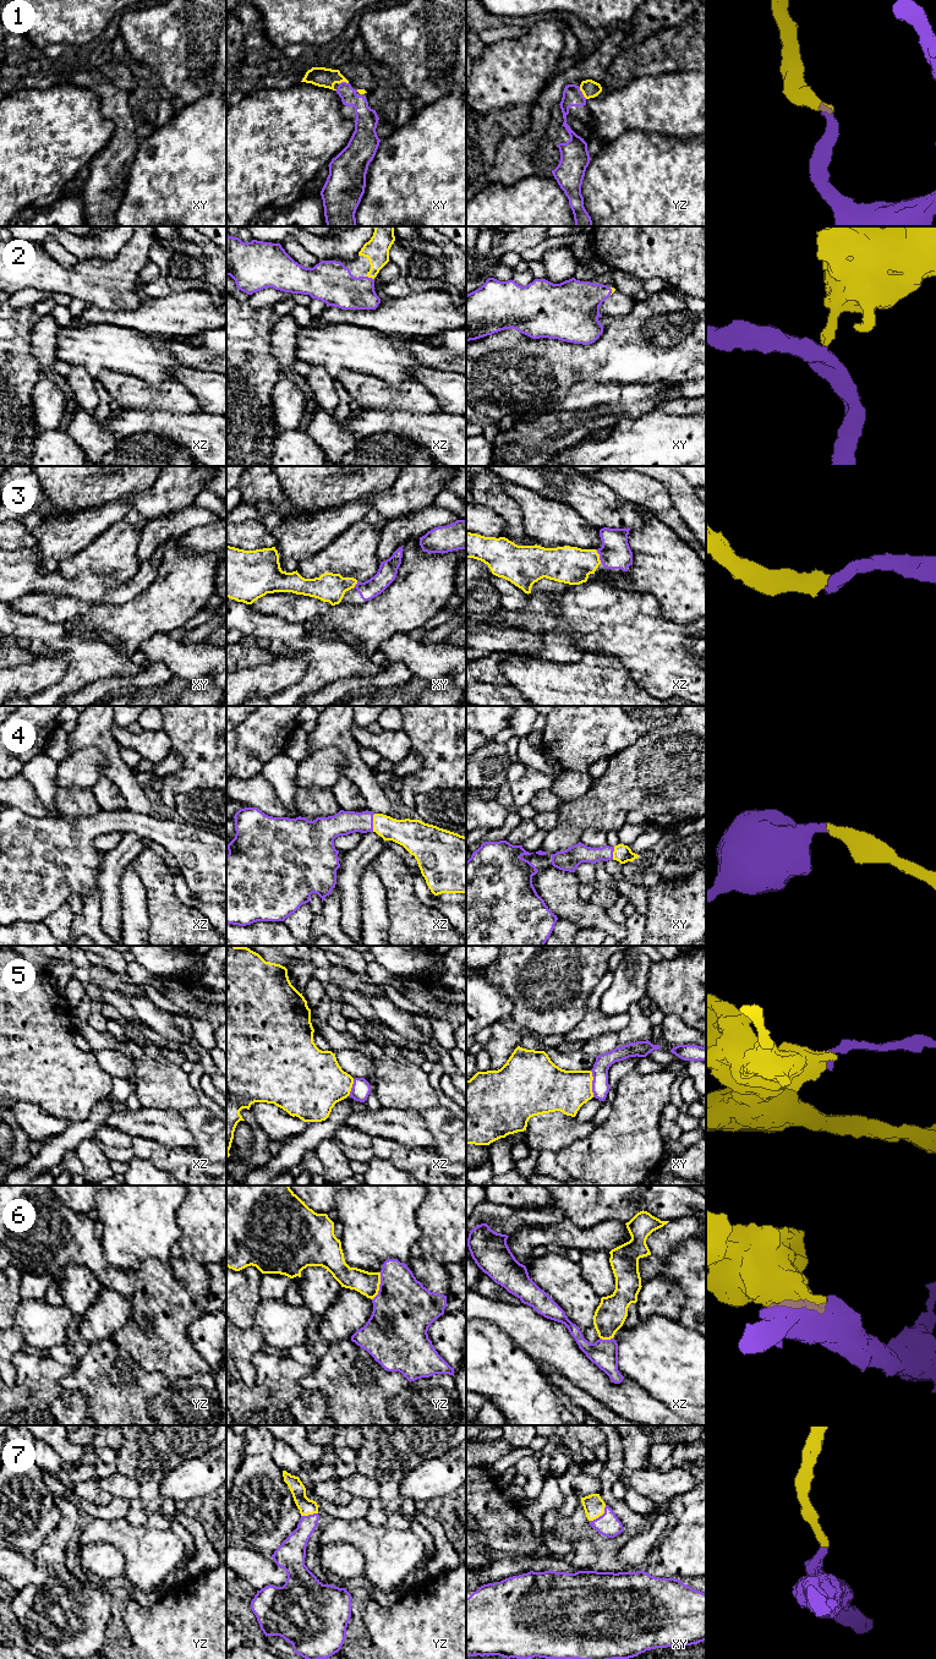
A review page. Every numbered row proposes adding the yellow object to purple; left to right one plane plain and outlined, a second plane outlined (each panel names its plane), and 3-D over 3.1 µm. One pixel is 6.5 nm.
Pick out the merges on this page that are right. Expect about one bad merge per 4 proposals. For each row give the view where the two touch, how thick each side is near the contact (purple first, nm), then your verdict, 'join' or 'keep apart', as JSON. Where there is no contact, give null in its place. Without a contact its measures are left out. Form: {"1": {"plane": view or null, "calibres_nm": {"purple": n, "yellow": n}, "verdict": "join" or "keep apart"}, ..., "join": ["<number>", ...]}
{"1": {"plane": "yz", "calibres_nm": {"purple": 130, "yellow": 120}, "verdict": "join"}, "2": {"plane": "xz", "calibres_nm": {"purple": 280, "yellow": 160}, "verdict": "join"}, "3": {"plane": "xz", "calibres_nm": {"purple": 200, "yellow": 240}, "verdict": "join"}, "4": {"plane": "xz", "calibres_nm": {"purple": 160, "yellow": 180}, "verdict": "join"}, "5": {"plane": "xy", "calibres_nm": {"purple": 110, "yellow": 280}, "verdict": "keep apart"}, "6": {"plane": "yz", "calibres_nm": {"purple": 400, "yellow": 160}, "verdict": "join"}, "7": {"plane": "xy", "calibres_nm": {"purple": 150, "yellow": 140}, "verdict": "join"}, "join": ["1", "2", "3", "4", "6", "7"]}

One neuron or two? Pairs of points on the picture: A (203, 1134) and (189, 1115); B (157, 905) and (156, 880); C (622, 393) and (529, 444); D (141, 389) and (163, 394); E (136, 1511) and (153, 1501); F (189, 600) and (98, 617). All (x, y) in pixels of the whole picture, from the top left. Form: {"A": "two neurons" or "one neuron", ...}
{"A": "one neuron", "B": "one neuron", "C": "one neuron", "D": "one neuron", "E": "one neuron", "F": "one neuron"}

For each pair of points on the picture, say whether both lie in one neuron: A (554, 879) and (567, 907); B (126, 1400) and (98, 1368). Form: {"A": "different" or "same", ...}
{"A": "same", "B": "same"}

